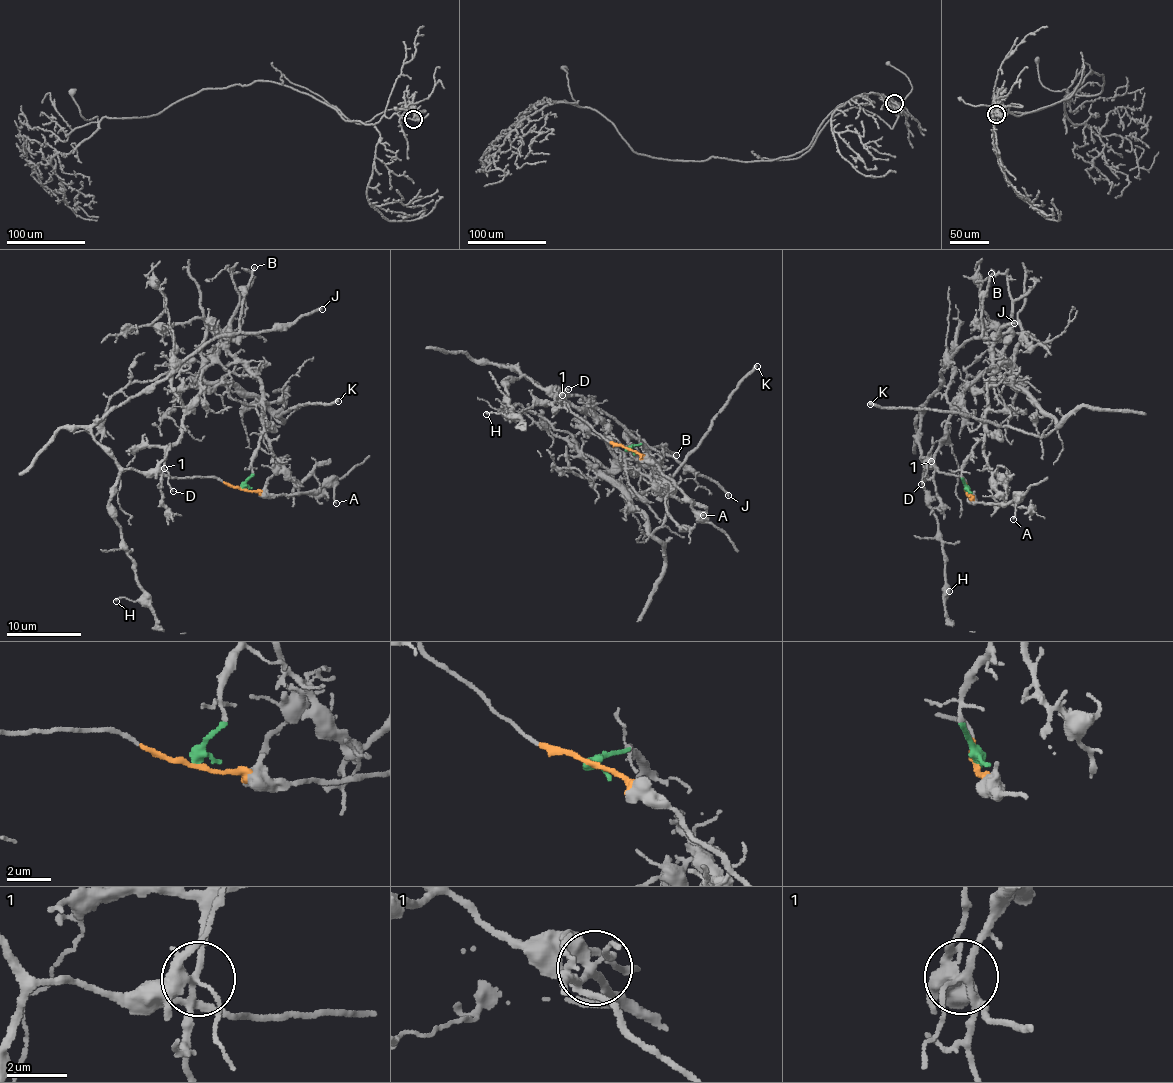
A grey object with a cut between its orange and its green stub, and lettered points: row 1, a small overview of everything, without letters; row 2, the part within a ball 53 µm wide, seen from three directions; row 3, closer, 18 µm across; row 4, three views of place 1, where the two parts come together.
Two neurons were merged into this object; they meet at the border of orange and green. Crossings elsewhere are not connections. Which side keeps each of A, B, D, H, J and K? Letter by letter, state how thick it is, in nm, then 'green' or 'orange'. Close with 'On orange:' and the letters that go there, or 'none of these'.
A: 120 nm | orange
B: 170 nm | orange
D: 110 nm | green
H: 150 nm | orange
J: 240 nm | orange
K: 280 nm | green
On orange: A, B, H, J

